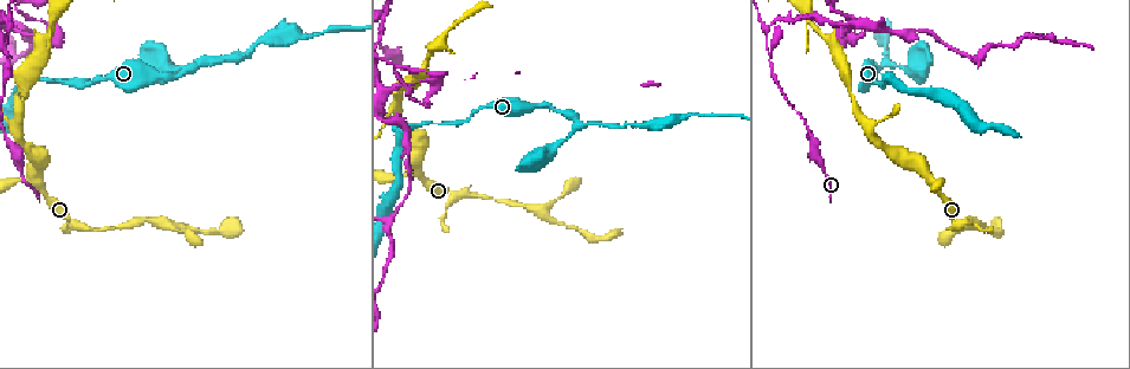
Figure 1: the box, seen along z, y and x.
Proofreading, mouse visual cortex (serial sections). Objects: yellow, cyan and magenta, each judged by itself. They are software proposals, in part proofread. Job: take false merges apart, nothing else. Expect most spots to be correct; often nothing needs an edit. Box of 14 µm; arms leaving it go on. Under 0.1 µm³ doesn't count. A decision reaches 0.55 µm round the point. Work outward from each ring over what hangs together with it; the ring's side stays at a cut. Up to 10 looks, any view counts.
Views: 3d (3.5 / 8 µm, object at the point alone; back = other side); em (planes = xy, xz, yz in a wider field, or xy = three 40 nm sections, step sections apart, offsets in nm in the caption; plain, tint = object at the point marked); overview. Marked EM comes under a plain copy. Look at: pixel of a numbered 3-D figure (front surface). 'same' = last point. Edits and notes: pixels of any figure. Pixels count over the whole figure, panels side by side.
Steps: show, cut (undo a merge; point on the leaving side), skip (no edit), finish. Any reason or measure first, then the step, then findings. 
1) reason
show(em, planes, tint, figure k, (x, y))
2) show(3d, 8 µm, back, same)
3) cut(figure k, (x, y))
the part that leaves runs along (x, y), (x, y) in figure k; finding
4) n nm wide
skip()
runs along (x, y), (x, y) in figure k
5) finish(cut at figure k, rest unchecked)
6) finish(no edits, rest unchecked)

sharp bend
show(3d, 8 µm, figure 1, (436, 87))

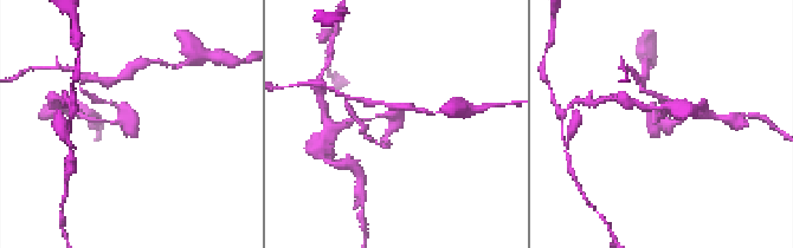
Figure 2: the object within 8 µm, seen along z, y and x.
zoom in
show(3d, 3.5 µm, figure 2, (397, 123))

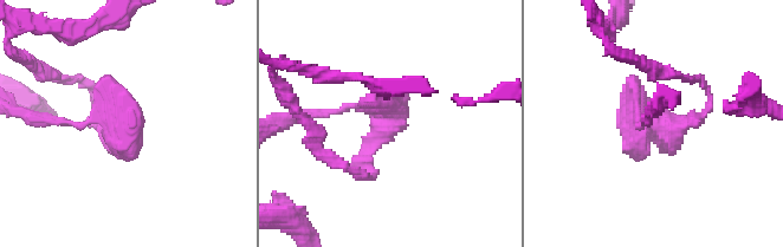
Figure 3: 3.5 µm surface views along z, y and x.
show(em, planes, tint, figure 3, (121, 123))

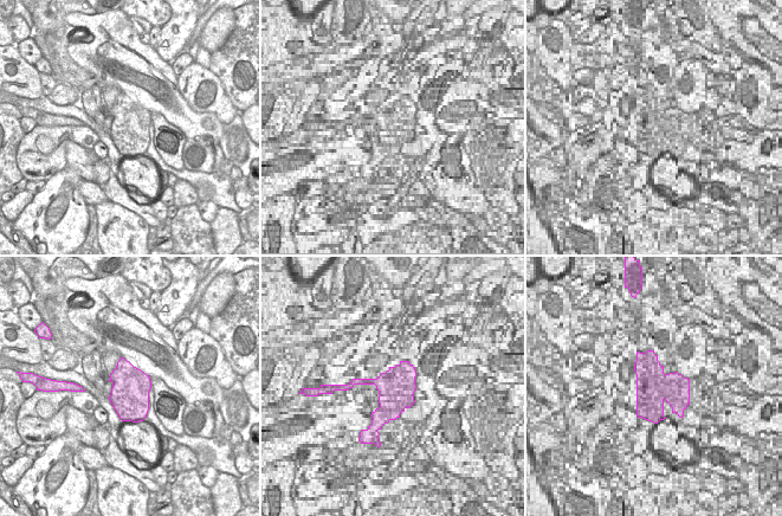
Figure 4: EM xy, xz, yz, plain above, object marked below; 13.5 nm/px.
500 nm wide
cut(figure 3, (366, 157))
the part that leaves runs along (388, 122), (362, 155), (369, 176), (341, 164) in figure 3; two cells meet here

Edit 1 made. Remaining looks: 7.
show(em, xy, step 1, tint, figure 1, (399, 125))

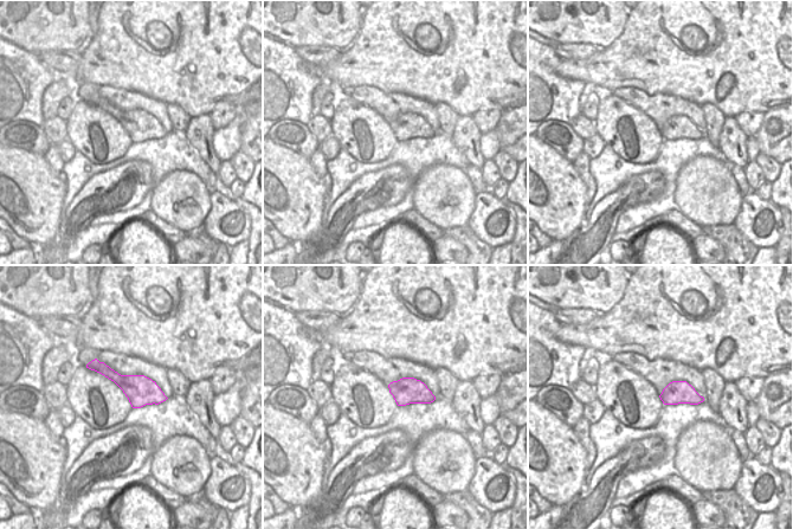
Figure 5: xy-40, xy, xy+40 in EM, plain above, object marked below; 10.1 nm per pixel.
show(3d, 3.5 µm, back, same)

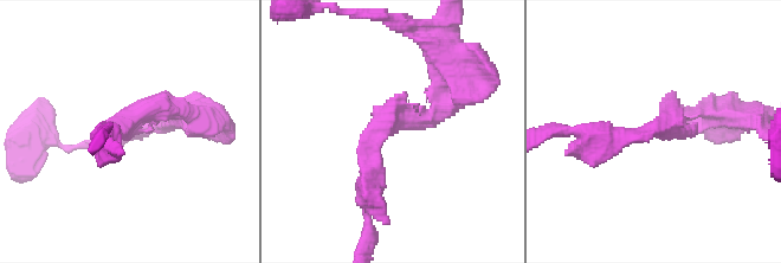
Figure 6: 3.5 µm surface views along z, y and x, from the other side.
280 nm wide
skip()
runs along (451, 108), (374, 135), (367, 198) in figure 6; continuous, no second cell

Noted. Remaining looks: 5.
three arms meet
show(3d, 3.5 µm, back, figure 1, (202, 61))

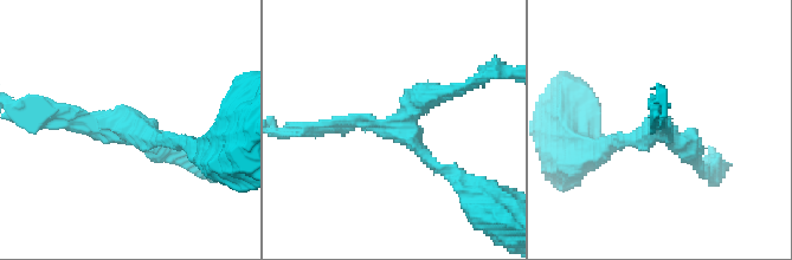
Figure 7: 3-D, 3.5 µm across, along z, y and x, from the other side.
show(em, planes, tint, figure 7, (401, 128))

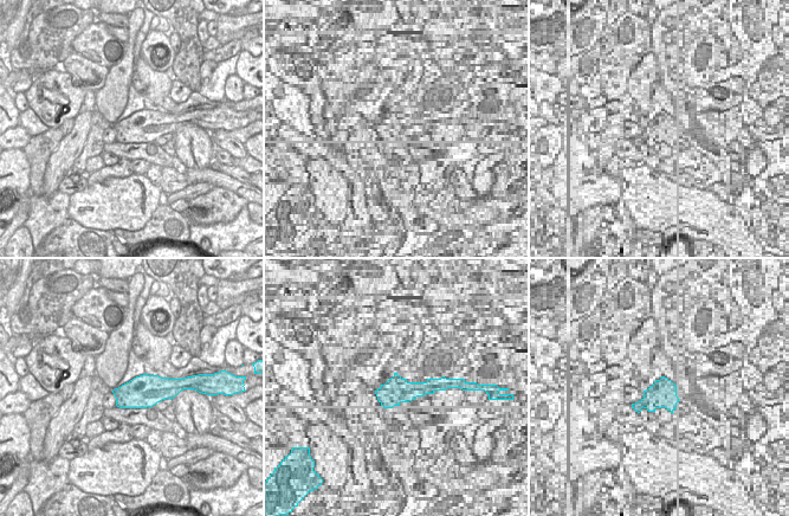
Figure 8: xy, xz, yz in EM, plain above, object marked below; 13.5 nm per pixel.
3 arms; arms of 150, 200, 250 nm
skip()
runs along (696, 161), (660, 129), (609, 143) in figure 7; continuous, no second cell

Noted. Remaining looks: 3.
sudden change in width
show(3d, 8 µm, figure 1, (675, 118))

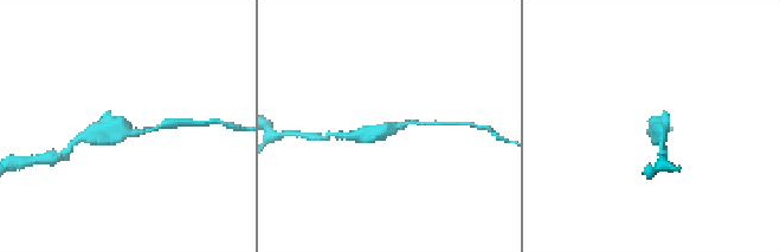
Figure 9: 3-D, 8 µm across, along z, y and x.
arms of 150, 350 nm
show(em, planes, tint, figure 9, (127, 134))

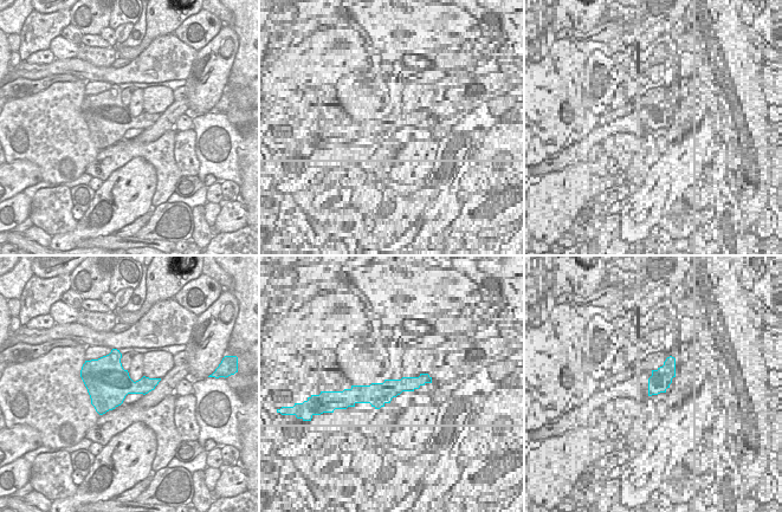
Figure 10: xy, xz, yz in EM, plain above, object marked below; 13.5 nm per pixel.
skip()
runs along (360, 134), (385, 131), (407, 122), (424, 123) in figure 9; continuous, no second cell

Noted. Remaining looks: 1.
finish(cut at figure 3, rest unchecked)

